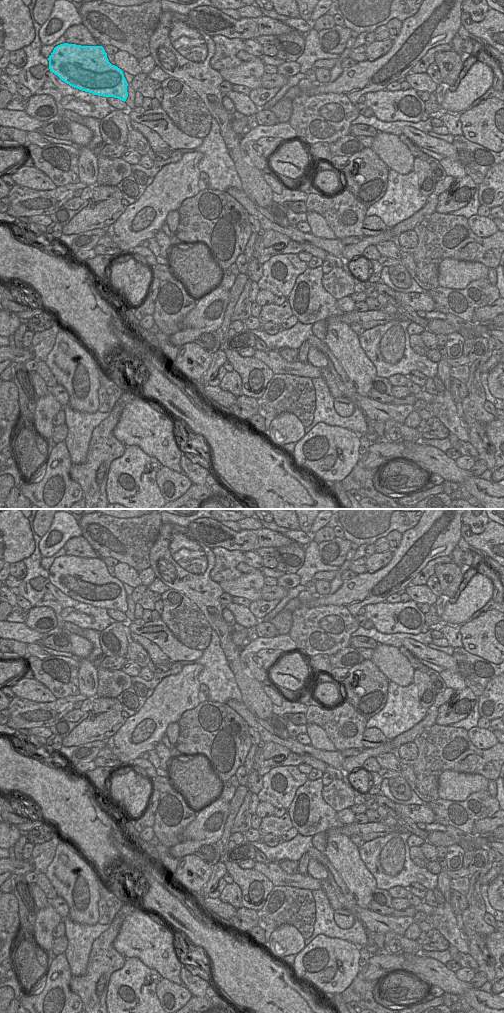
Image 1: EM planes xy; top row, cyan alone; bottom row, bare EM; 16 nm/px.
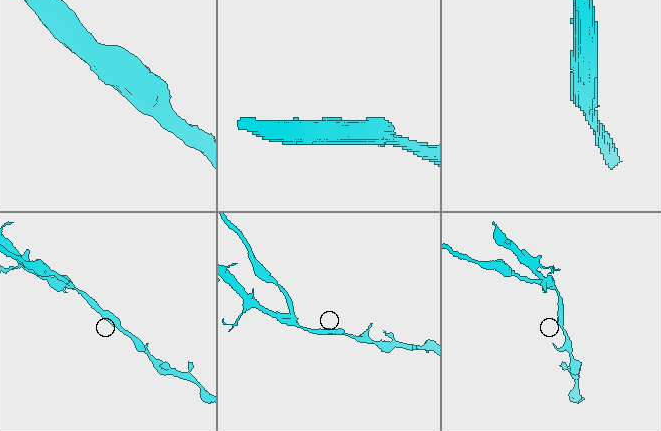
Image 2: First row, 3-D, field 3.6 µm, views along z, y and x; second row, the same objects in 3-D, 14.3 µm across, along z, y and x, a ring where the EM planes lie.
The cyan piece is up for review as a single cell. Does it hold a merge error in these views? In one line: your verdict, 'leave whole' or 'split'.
split

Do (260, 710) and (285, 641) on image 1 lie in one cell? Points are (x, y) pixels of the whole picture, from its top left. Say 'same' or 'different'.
different

